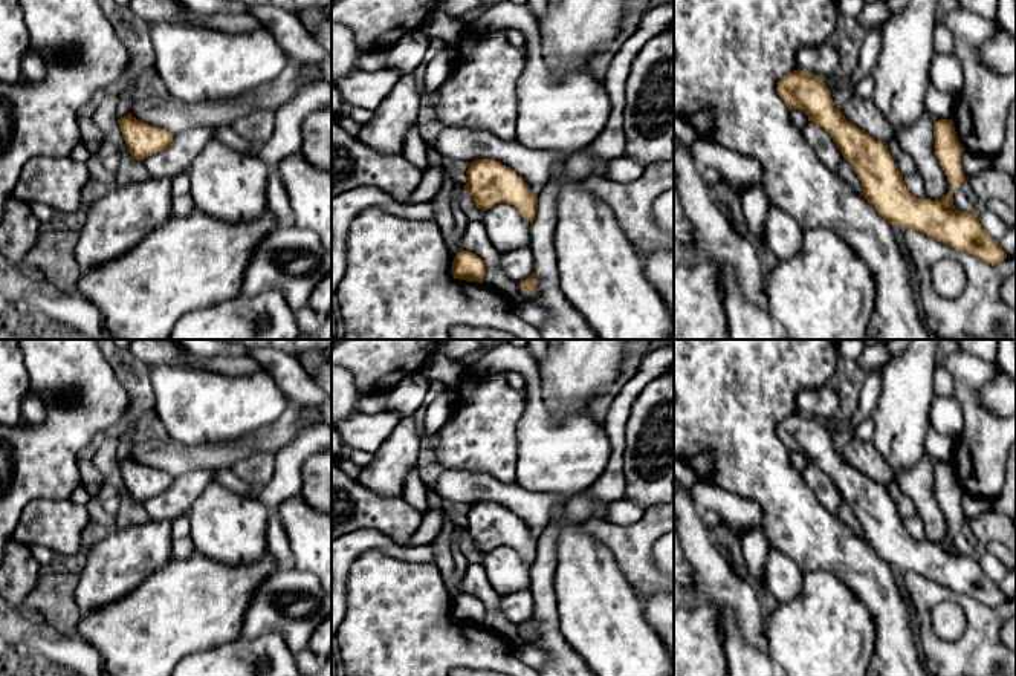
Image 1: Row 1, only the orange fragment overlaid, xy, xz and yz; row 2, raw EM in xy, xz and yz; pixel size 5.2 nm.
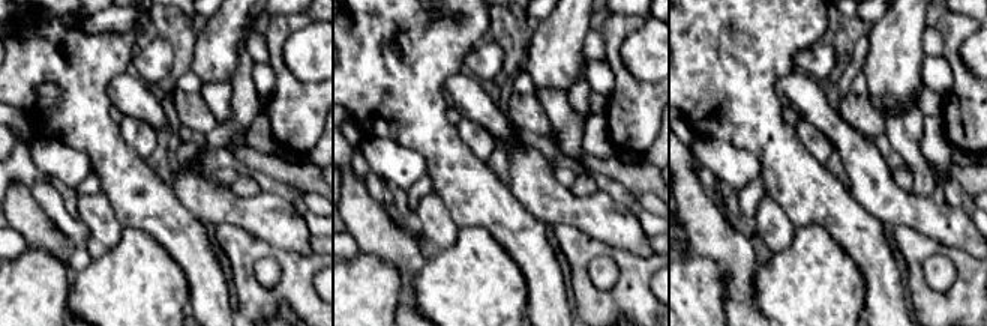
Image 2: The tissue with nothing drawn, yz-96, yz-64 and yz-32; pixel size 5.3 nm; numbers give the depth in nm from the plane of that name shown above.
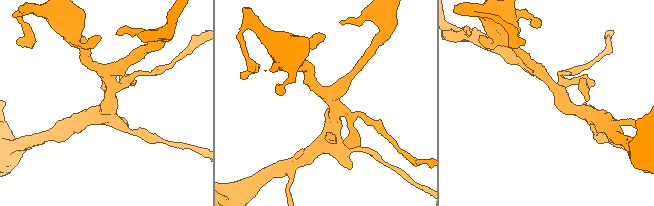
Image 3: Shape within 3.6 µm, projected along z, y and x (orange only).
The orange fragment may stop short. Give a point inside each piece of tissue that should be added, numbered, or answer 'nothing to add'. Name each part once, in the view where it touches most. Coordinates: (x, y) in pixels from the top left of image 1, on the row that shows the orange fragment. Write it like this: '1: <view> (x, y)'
nothing to add

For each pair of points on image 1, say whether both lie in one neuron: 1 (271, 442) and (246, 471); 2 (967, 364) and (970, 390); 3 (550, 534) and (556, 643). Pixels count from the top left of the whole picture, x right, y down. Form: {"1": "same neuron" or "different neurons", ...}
{"1": "different neurons", "2": "same neuron", "3": "same neuron"}

